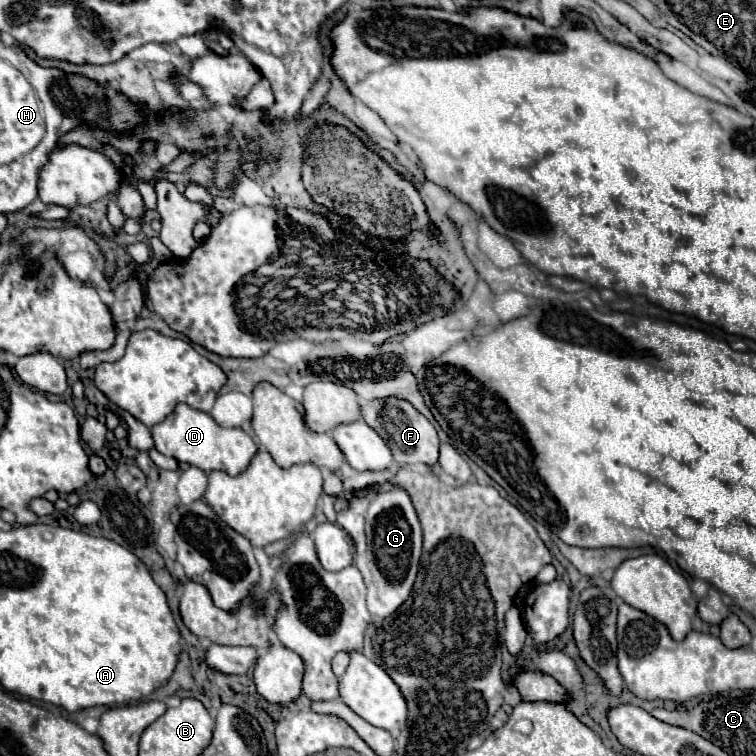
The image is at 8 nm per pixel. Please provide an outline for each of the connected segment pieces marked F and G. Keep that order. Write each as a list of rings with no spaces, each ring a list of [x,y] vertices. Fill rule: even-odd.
[[[386,398],[386,400],[372,400],[362,404],[362,418],[364,422],[374,428],[380,438],[392,448],[392,456],[398,464],[424,464],[434,466],[438,462],[440,440],[434,426],[406,400],[400,398]]]
[[[392,484],[382,486],[378,494],[358,492],[350,500],[350,506],[338,514],[338,522],[344,530],[348,530],[356,544],[354,564],[362,572],[368,588],[370,614],[376,618],[392,616],[412,592],[422,554],[422,526],[410,502],[410,496],[402,488],[396,488]]]

